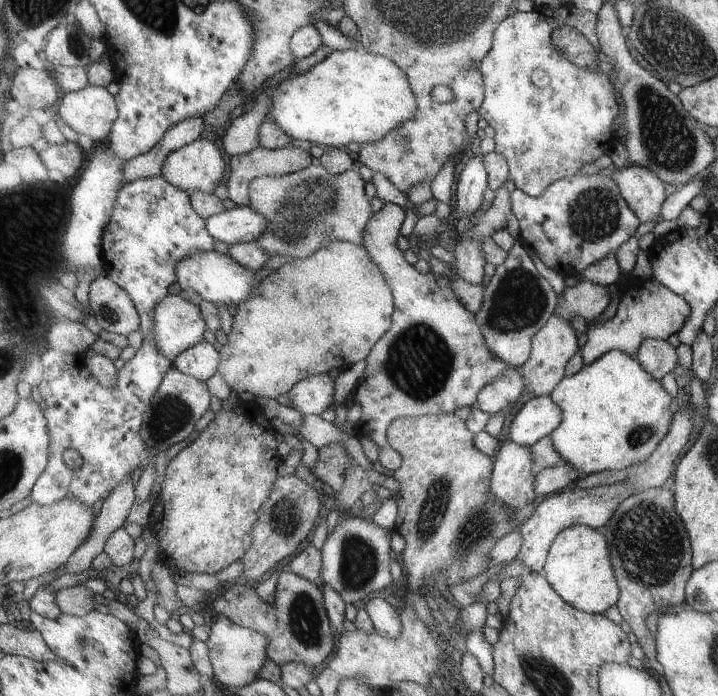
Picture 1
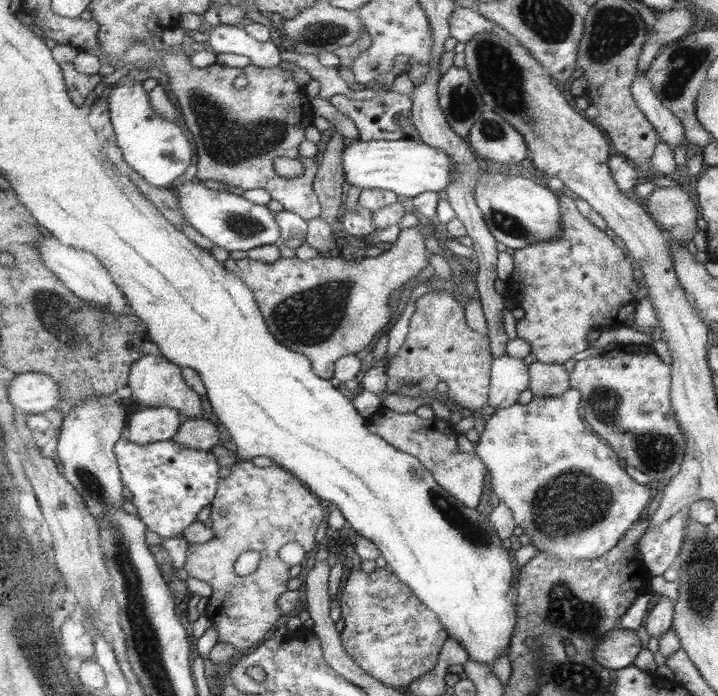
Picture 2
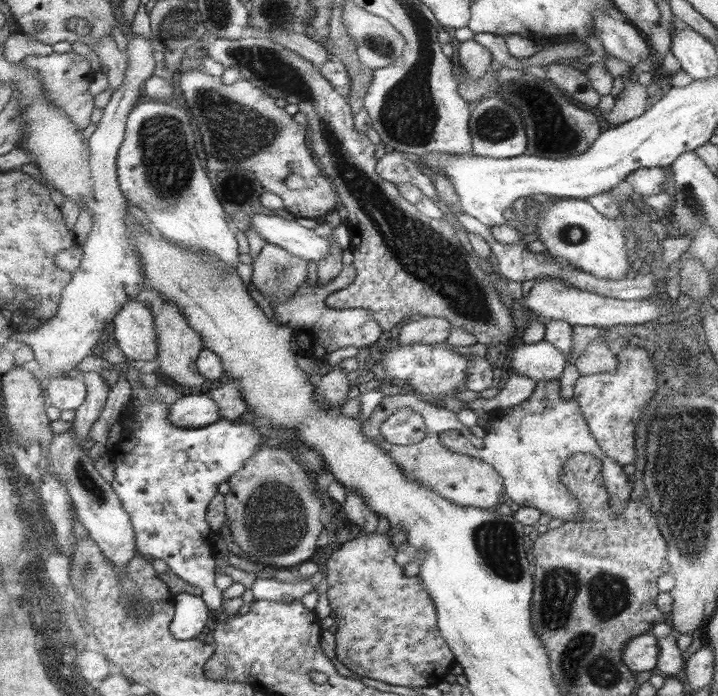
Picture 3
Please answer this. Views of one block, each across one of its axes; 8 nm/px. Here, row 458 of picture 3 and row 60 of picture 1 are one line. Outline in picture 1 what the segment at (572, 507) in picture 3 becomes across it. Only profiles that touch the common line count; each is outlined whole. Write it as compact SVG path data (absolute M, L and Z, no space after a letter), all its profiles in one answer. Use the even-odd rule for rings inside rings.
M569 6L569 14L561 22L555 18L547 18L543 14L543 8L533 8L527 14L523 12L511 14L501 24L501 28L497 28L493 52L489 52L489 56L481 64L477 64L477 68L485 74L485 82L487 82L487 98L479 114L495 130L497 152L505 154L505 160L509 164L509 180L515 182L517 190L529 194L531 198L539 198L545 192L545 188L549 188L549 184L569 178L583 164L593 164L599 156L609 154L613 144L619 142L617 136L611 138L613 118L617 116L617 110L619 110L615 102L613 82L609 80L613 64L603 54L599 38L595 34L597 18L599 14L583 12L583 10L577 10L575 6ZM559 26L575 28L593 44L597 52L597 60L599 60L599 66L595 70L579 68L571 64L569 60L565 60L565 56L561 56L555 50L551 42L551 32L557 30Z

